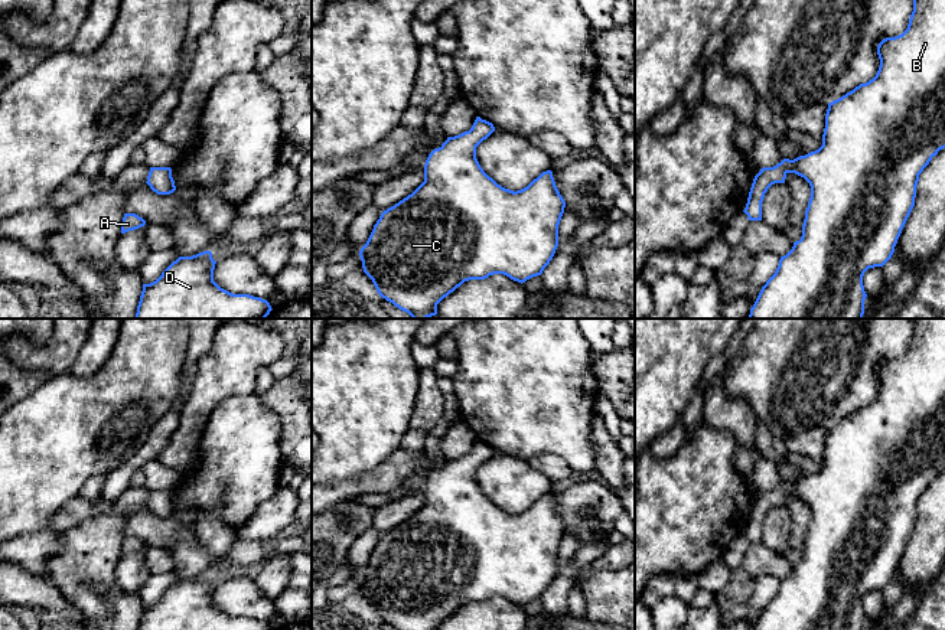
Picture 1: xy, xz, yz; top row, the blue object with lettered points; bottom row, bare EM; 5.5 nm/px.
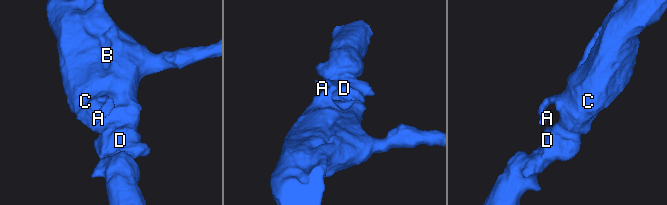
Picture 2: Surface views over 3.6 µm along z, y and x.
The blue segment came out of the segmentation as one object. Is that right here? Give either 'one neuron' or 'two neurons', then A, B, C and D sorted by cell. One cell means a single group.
one neuron; A B C D

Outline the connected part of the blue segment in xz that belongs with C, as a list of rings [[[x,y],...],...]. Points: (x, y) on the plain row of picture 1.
[[[476,440],[469,454],[447,460],[428,477],[424,505],[381,536],[361,571],[364,595],[395,630],[437,630],[465,604],[493,597],[522,607],[541,598],[553,582],[566,531],[553,494],[542,494],[517,515],[498,507],[476,482],[476,470],[493,454],[492,445]]]

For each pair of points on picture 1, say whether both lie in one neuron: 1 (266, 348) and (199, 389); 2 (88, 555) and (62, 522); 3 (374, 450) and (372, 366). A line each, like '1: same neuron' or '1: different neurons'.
1: same neuron
2: different neurons
3: same neuron

